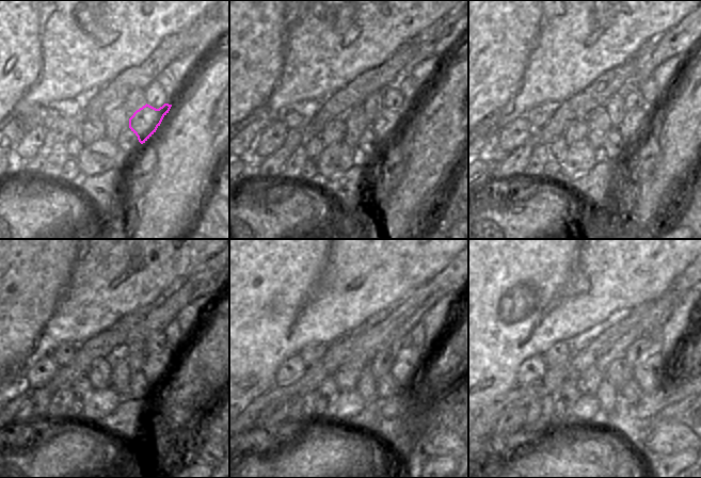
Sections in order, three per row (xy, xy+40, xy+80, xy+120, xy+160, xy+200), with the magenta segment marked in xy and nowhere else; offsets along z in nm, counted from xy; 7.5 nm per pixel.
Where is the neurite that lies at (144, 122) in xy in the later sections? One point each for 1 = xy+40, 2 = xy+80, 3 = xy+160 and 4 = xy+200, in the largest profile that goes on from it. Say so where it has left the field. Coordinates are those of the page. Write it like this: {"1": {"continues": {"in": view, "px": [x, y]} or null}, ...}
{"1": {"continues": {"in": "xy+40", "px": [387, 125]}}, "2": {"continues": {"in": "xy+80", "px": [634, 122]}}, "3": {"continues": {"in": "xy+160", "px": [408, 369]}}, "4": {"continues": {"in": "xy+200", "px": [650, 372]}}}

